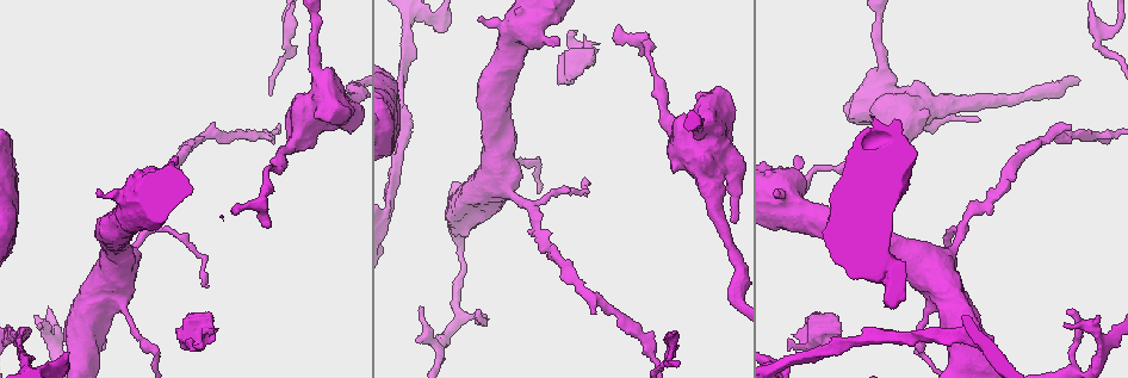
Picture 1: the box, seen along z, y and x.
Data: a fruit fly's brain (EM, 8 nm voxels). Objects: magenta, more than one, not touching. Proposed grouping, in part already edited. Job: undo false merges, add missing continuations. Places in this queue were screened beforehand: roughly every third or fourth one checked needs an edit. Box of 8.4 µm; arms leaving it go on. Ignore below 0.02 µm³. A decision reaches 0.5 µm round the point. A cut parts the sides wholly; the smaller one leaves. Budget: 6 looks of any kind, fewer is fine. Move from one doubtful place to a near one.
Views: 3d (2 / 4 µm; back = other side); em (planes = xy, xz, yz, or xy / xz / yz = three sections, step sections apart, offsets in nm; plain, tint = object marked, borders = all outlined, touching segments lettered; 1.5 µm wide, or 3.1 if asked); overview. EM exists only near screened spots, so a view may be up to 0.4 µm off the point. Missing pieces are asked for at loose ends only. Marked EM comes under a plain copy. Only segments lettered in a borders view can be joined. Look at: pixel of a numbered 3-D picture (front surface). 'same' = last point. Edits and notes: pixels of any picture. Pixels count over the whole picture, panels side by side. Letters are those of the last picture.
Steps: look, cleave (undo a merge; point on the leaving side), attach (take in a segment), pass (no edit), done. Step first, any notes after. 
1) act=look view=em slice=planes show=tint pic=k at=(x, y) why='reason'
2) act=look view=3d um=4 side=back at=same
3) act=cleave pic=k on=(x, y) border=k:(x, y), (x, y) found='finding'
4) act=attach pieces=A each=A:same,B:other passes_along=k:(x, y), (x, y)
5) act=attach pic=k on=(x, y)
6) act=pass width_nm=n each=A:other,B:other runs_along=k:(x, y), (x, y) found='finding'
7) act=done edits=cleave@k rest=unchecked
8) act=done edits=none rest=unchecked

act=look view=3d um=2 side=back pic=1 at=(674, 338) why='thick turns thin'

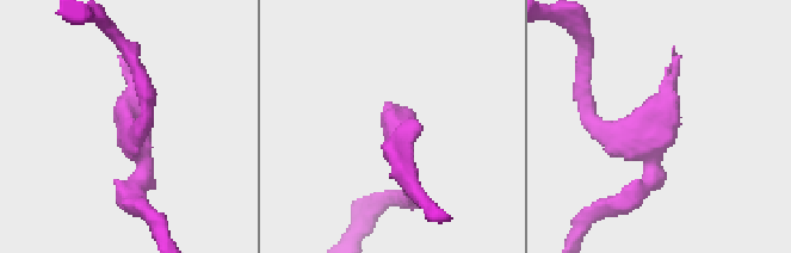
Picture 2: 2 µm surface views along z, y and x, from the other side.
act=look view=em slice=planes show=tint pic=2 at=(130, 132) why='shape alone is not enough'

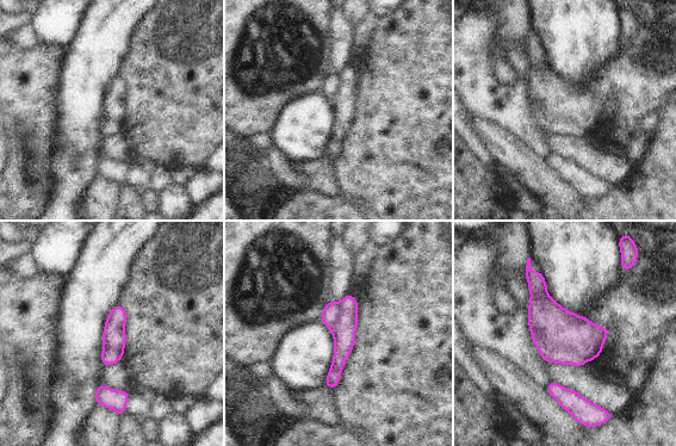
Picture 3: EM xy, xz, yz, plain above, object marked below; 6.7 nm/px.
act=look view=em slice=planes show=borders at=same

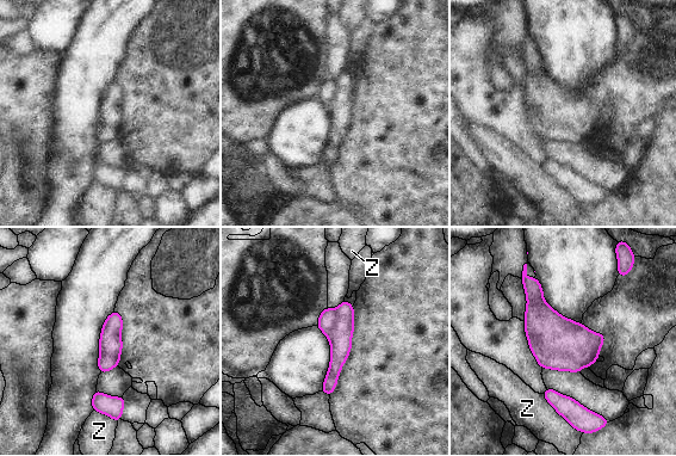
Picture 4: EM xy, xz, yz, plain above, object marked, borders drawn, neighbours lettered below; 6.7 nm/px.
act=cleave pic=4 on=(340, 338) each=Z:other border=4:(335, 309), (335, 324), (326, 334) found='two cells meet here'

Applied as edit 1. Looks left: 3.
act=look view=em slice=planes show=borders pic=1 at=(173, 160) why='free end'

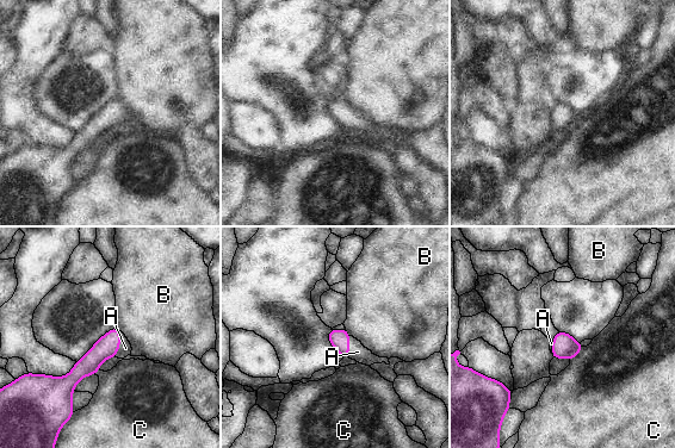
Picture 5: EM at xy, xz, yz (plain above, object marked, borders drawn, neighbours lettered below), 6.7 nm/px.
act=attach pieces=A longest_contact=A:180nm each=A:same,B:other,C:other passes_along=5:(106, 347), (119, 344), (125, 348) found='the cell continues'

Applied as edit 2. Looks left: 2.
act=done edits=cleave@4,attach@5 rest=unchecked

